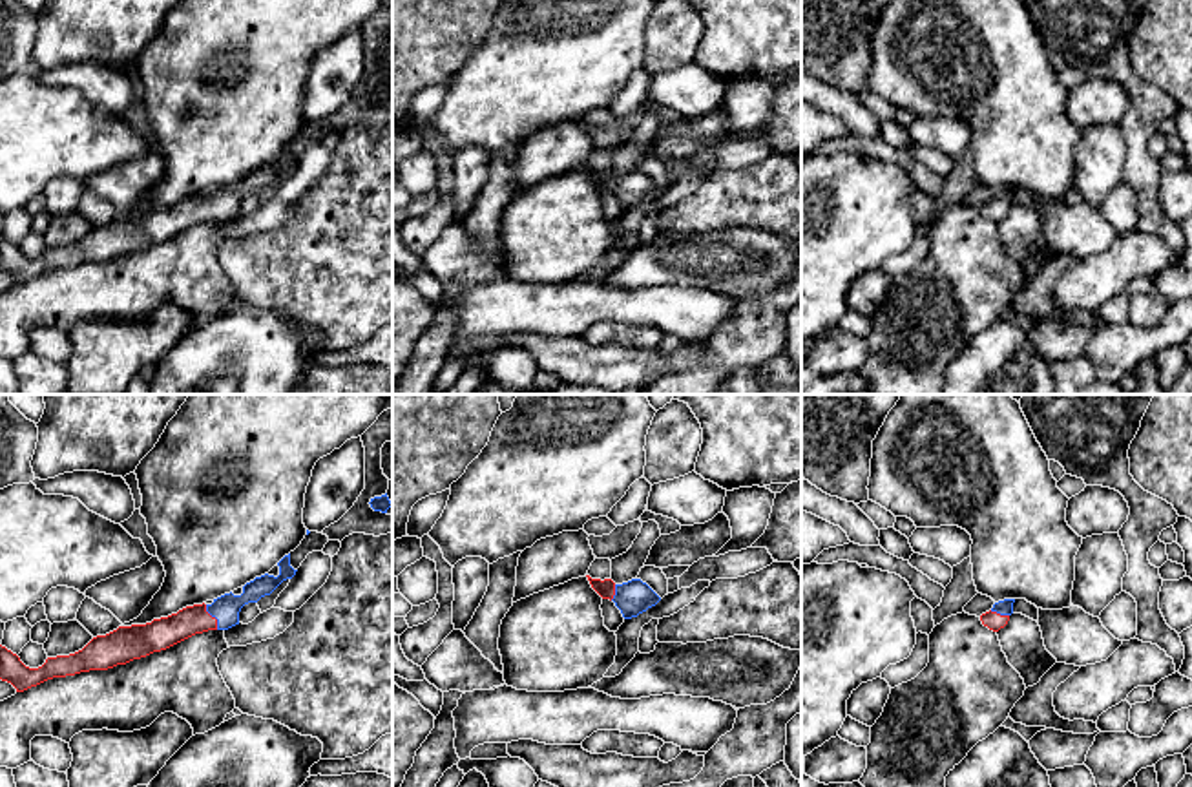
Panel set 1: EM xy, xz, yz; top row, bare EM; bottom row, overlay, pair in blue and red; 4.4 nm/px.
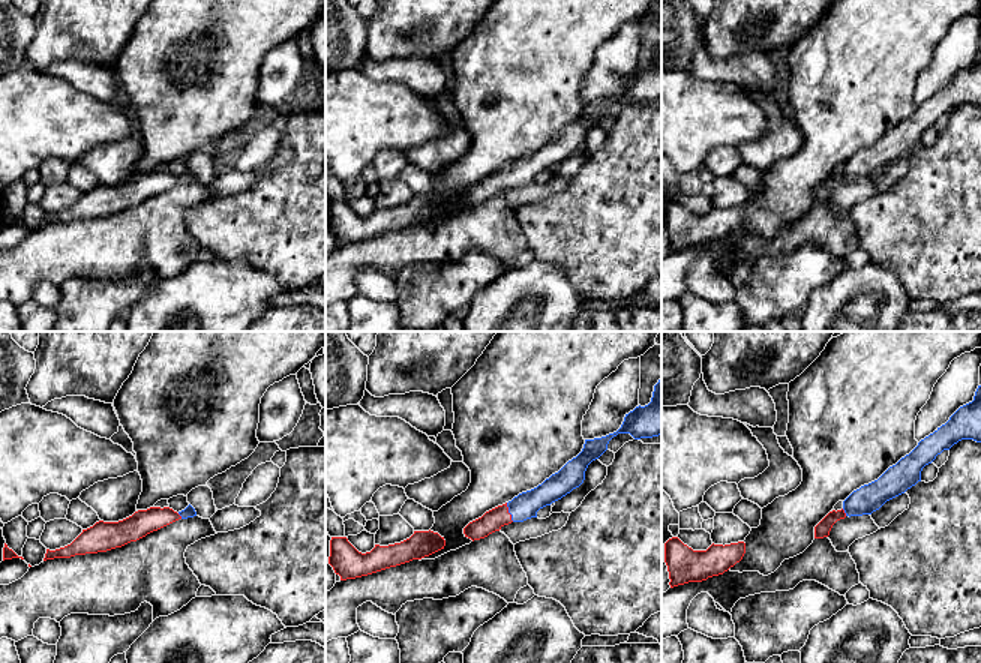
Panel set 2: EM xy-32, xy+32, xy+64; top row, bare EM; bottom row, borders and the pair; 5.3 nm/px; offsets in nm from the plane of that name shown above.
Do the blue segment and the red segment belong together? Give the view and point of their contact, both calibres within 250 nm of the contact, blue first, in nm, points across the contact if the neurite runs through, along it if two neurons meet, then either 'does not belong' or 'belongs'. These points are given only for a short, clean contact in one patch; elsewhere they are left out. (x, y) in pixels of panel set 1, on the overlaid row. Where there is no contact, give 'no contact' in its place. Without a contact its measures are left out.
meets blue in xy at (214, 616); 120 nm thick on the blue side, 140 nm on the other; runs through xy (225, 608), (214, 616), (190, 619), (165, 632); belongs

